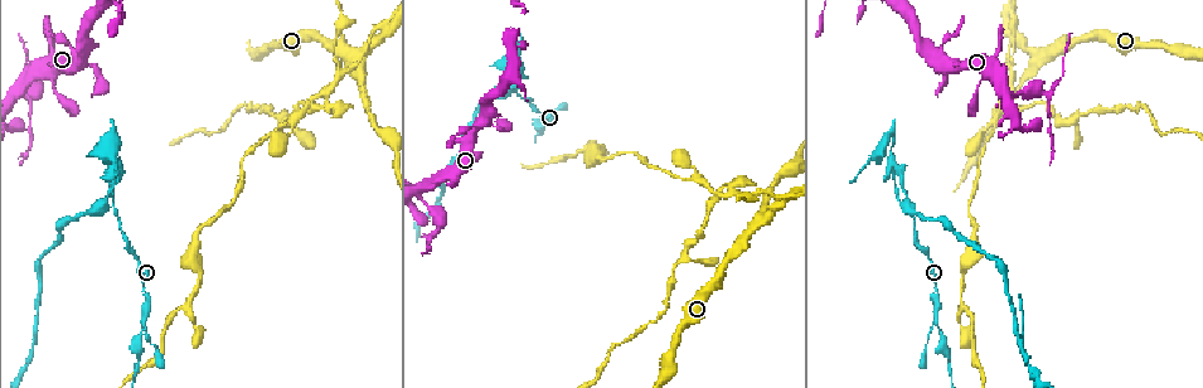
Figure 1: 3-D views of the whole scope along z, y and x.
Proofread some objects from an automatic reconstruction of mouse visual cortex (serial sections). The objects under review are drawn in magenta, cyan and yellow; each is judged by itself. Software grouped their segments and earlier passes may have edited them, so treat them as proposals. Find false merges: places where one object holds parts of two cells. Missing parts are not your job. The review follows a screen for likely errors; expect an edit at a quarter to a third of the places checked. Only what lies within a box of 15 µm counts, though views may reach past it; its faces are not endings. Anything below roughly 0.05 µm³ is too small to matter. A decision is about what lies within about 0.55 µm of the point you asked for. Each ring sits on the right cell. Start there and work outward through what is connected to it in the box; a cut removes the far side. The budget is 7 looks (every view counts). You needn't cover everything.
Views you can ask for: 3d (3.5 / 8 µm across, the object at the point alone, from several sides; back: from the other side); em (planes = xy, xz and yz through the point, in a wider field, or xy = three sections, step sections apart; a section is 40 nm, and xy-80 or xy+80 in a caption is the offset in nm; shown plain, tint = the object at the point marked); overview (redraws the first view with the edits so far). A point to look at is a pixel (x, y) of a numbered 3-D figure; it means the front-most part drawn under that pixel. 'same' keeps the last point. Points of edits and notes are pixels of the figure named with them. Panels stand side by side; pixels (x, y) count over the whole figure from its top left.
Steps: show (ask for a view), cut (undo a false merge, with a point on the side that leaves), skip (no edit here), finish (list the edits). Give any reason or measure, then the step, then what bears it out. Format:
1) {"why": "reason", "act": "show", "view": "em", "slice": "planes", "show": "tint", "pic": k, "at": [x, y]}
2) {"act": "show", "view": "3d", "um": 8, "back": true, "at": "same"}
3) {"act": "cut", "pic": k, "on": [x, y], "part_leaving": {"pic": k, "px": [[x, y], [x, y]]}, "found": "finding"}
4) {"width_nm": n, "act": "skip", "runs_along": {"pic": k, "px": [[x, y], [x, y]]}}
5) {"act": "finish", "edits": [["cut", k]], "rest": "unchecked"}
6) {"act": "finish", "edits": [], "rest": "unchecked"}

{"why": "sharp bend", "act": "show", "view": "3d", "um": 8, "pic": 1, "at": [384, 31]}

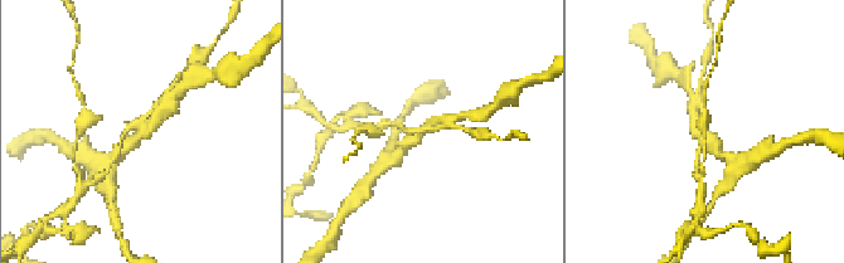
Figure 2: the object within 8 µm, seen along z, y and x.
{"arms": 3, "arm_widths_nm": [150, 300, 300], "why": "now the EM", "act": "show", "view": "em", "slice": "xy", "step": 5, "show": "tint", "pic": 2, "at": [708, 131]}

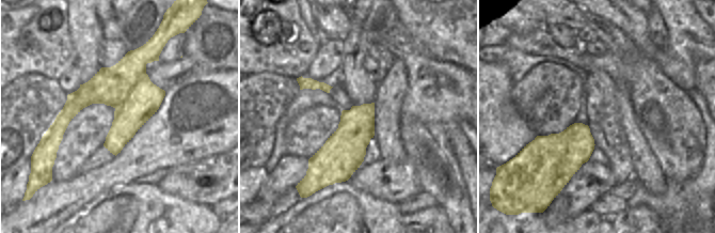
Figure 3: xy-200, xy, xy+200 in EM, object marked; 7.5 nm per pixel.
{"act": "cut", "pic": 2, "on": [702, 145], "part_leaving": {"pic": 2, "px": [[704, 128], [697, 165]]}, "found": "a second cell is stuck on"}

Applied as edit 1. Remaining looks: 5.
{"act": "show", "view": "3d", "um": 3.5, "pic": 1, "at": [439, 222]}

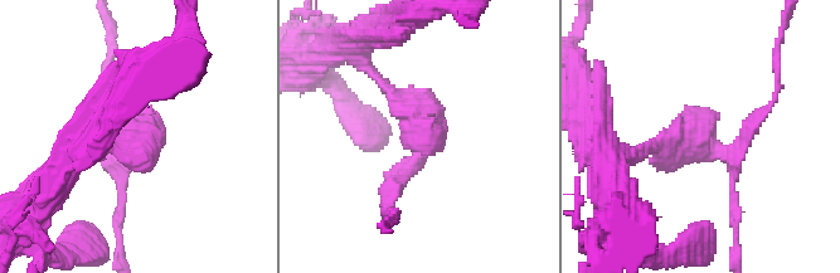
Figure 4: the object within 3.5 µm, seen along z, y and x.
{"act": "show", "view": "em", "slice": "xy", "step": 2, "show": "plain", "pic": 4, "at": [700, 147]}

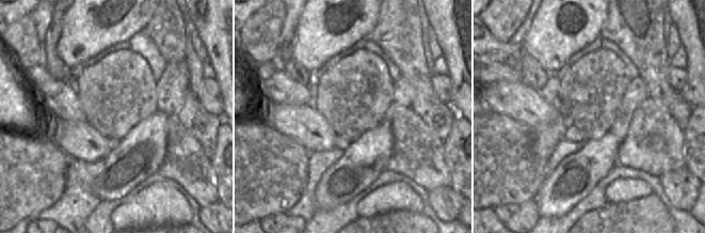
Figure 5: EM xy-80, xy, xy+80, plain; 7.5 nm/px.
{"why": "where the object lies", "act": "show", "view": "em", "slice": "xy", "step": 2, "show": "tint", "at": "same"}

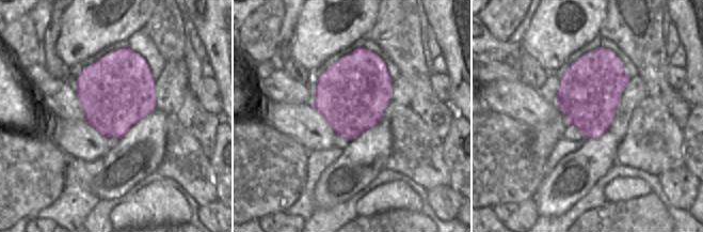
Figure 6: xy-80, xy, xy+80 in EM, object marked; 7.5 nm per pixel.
{"act": "cut", "pic": 4, "on": [752, 122], "part_leaving": {"pic": 4, "px": [[731, 162], [734, 166], [737, 259]]}, "found": "two cells meet here"}

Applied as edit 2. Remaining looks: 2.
{"act": "finish", "edits": [["cut", 2], ["cut", 4]], "rest": "unchecked"}

